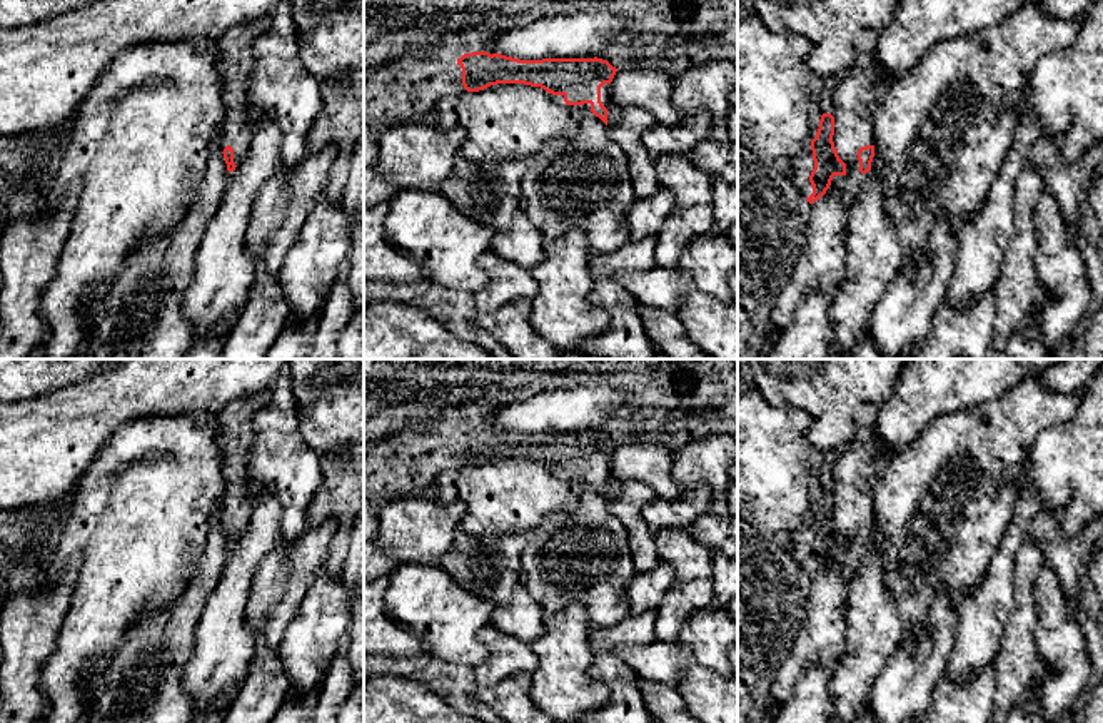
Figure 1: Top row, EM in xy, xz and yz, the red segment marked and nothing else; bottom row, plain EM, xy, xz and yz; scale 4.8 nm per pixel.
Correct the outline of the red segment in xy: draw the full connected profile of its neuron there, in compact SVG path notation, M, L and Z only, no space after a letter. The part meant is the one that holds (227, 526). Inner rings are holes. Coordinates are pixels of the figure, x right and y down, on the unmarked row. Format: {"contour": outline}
{"contour": "M242 474L232 479L232 488L227 489L215 503L217 518L222 523L229 551L237 539L247 531L250 523L250 509L245 503L247 478Z"}

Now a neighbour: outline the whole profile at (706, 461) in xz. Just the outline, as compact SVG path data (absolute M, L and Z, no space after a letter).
M728 429L691 441L689 444L674 451L672 478L682 491L698 486L708 488L711 491L709 513L723 518L728 516L726 493L729 484L733 483L729 476L729 468L734 464L738 464L738 441L733 436L733 429Z

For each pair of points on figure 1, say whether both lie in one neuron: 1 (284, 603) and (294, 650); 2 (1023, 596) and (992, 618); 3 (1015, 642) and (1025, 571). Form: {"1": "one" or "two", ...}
{"1": "two", "2": "two", "3": "one"}

